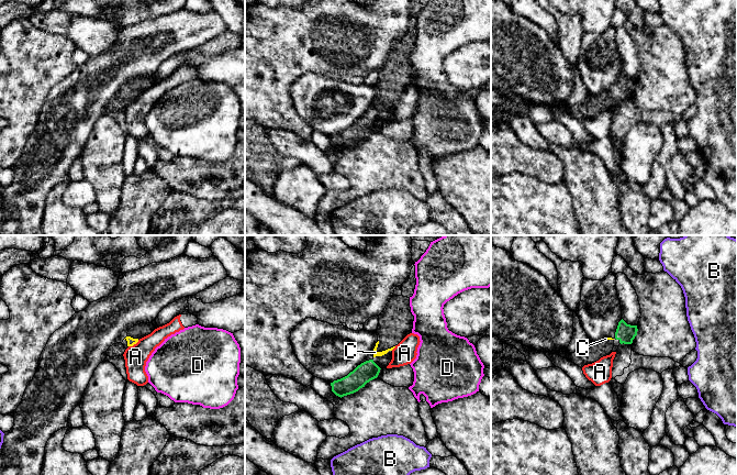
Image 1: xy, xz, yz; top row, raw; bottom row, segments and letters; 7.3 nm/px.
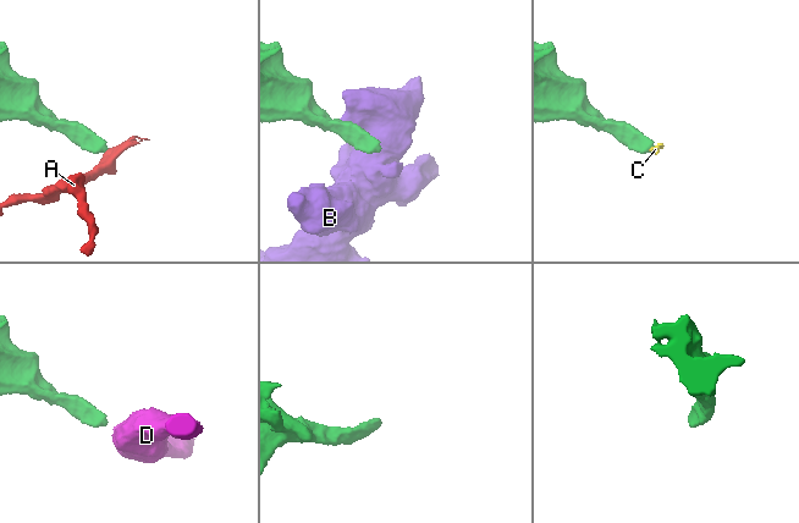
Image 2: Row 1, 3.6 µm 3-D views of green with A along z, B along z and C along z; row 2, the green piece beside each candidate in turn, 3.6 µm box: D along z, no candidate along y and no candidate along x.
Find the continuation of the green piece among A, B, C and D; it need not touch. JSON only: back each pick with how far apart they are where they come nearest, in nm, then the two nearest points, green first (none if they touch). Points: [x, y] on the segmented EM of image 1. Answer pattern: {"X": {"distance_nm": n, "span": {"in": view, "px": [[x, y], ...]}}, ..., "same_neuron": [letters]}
{"C": {"distance_nm": 20, "span": {"in": "yz", "px": [[615, 338], [613, 339]]}}, "same_neuron": ["C"]}

